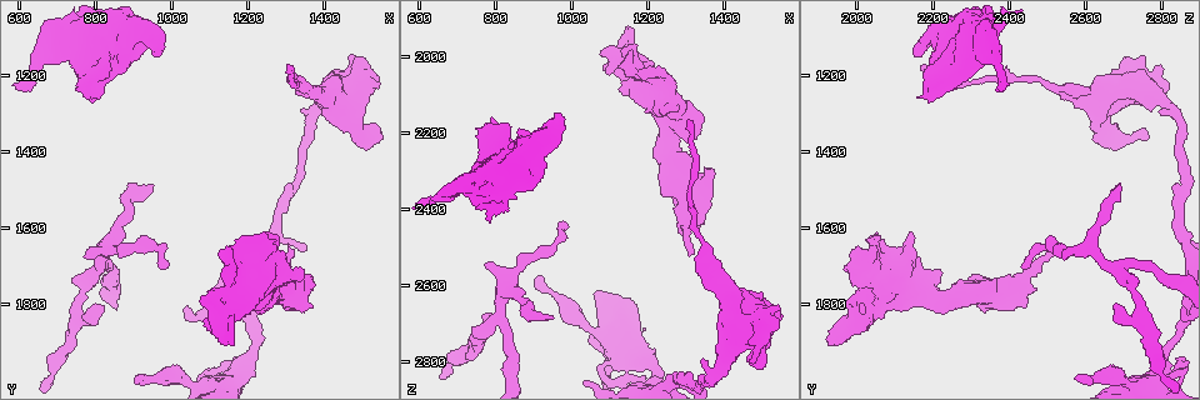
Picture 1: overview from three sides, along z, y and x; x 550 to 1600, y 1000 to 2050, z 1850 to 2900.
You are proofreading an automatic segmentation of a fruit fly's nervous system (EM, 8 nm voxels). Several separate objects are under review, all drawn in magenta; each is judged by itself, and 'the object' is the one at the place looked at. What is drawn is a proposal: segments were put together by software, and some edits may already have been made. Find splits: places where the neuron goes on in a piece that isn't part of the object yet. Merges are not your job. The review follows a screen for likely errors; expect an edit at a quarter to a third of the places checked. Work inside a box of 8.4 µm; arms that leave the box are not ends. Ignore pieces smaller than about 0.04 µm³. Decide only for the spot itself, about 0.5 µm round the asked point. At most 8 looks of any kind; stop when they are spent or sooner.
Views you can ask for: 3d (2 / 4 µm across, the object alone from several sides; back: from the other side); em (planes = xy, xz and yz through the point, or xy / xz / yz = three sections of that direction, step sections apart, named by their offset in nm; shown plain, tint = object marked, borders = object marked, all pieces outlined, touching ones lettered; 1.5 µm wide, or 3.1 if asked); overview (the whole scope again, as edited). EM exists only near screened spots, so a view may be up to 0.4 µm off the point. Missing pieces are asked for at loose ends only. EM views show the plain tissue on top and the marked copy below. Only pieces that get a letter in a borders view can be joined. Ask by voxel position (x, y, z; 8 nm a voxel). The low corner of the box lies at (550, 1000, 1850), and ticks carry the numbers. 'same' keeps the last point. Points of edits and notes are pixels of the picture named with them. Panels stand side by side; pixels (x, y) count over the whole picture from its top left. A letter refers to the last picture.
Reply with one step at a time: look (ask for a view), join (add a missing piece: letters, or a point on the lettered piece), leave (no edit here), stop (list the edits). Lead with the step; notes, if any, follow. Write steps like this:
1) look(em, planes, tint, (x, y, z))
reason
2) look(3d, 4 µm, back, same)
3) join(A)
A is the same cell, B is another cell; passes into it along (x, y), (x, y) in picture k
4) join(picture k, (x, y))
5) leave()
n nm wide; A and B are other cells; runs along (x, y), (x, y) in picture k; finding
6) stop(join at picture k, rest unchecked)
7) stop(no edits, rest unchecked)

look(em, planes, tint, (1280, 1615, 2140))
stops while still wide

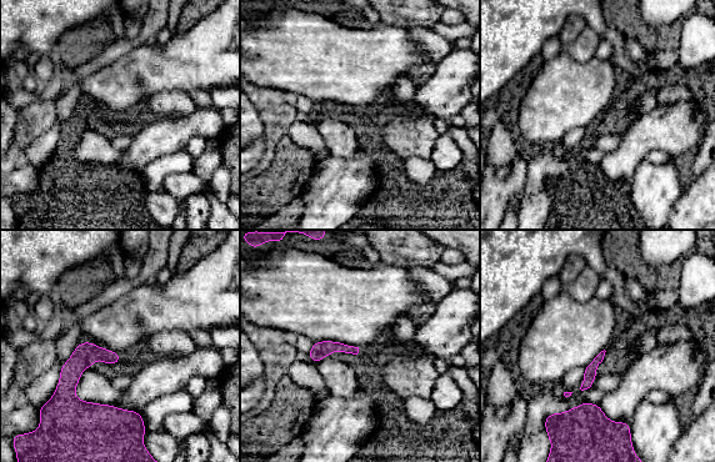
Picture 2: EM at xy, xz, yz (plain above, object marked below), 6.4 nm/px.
look(em, planes, borders, same)

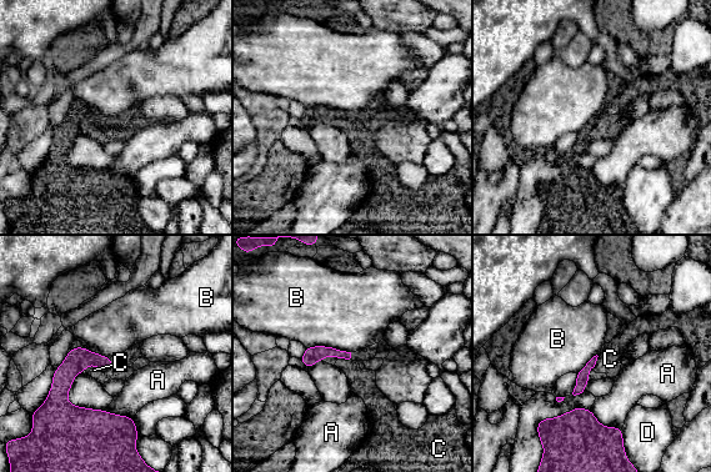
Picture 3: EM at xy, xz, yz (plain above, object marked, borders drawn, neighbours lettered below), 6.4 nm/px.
leave()
A, B, C and D are other cells; runs along (74, 351), (63, 401), (131, 427) in picture 3; no lettered piece goes on from it

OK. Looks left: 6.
look(em, planes, borders, (785, 1250, 2160))
thick end

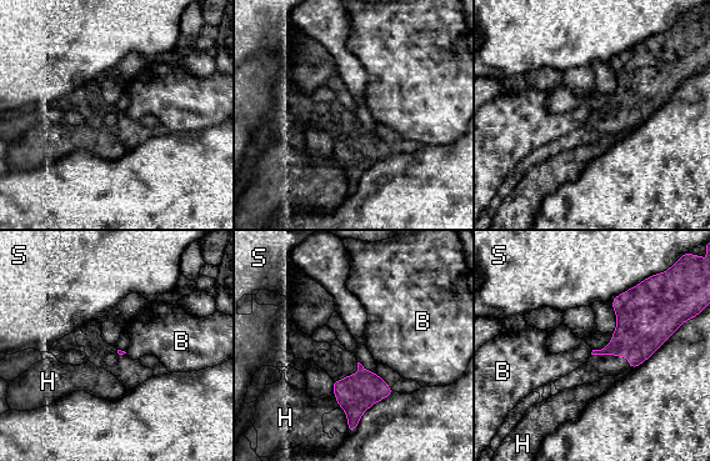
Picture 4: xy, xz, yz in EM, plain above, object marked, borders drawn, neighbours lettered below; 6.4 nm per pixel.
leave()
B, H and S are other cells; no lettered piece goes on from it

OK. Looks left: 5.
look(em, yz, step 8, borders, (780, 1675, 2545))
an open end

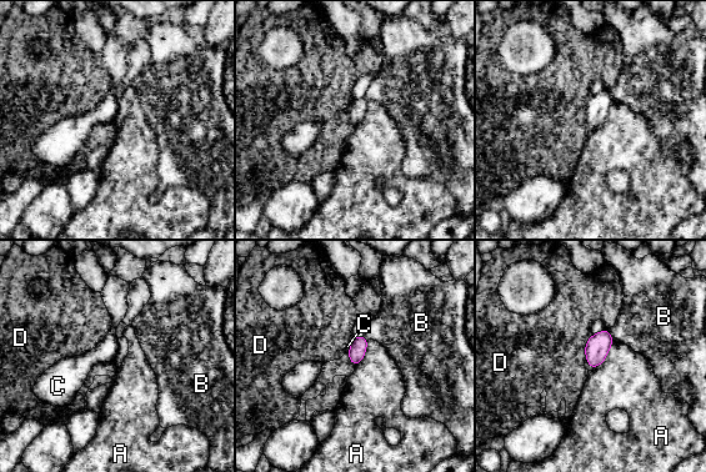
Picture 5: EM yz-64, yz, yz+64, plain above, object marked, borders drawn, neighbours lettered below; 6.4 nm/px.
leave()
A, B, C and D are other cells; border along (614, 341), (607, 357), (592, 370) in picture 5; no lettered piece goes on from it

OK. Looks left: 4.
stop(no edits, rest unchecked)

